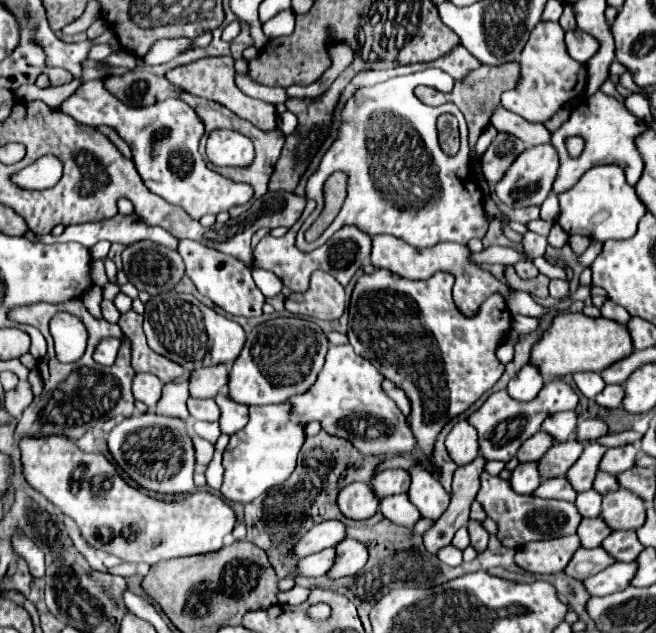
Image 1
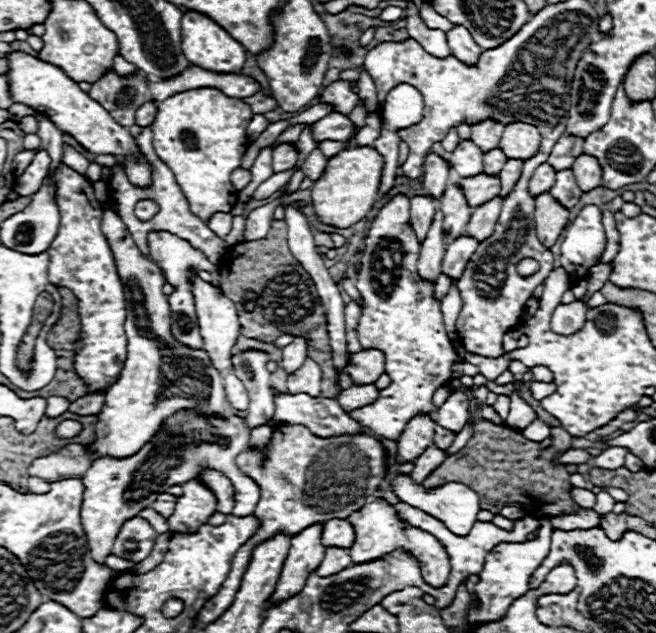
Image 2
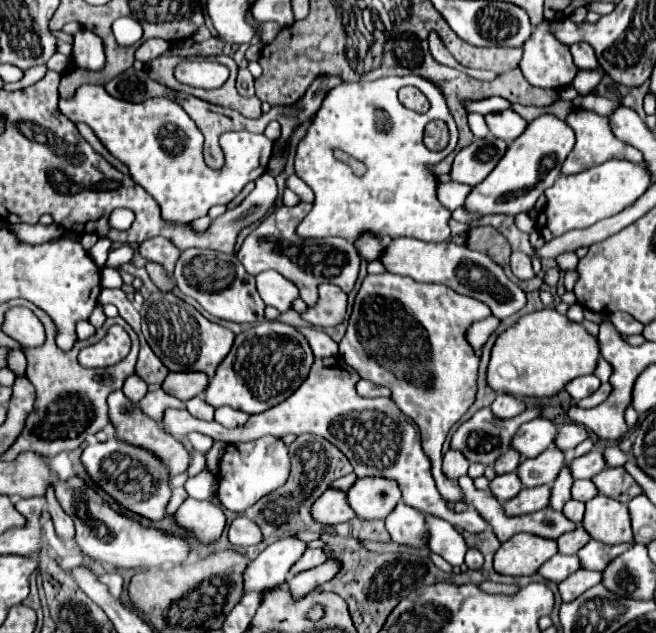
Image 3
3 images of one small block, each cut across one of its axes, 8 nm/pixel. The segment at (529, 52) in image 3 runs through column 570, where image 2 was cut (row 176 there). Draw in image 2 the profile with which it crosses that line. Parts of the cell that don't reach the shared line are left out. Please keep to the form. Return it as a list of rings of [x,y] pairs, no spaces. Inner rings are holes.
[[[60,166],[56,172],[58,192],[56,202],[60,210],[60,230],[54,242],[48,248],[50,254],[50,270],[48,278],[56,286],[66,286],[78,300],[78,316],[82,322],[80,340],[76,340],[74,348],[74,370],[88,386],[88,392],[106,392],[122,372],[126,362],[126,298],[124,284],[116,272],[116,264],[112,258],[112,250],[100,230],[102,222],[102,206],[92,192],[92,184],[70,170],[68,166]],[[108,260],[110,260],[110,276],[108,276]]]

